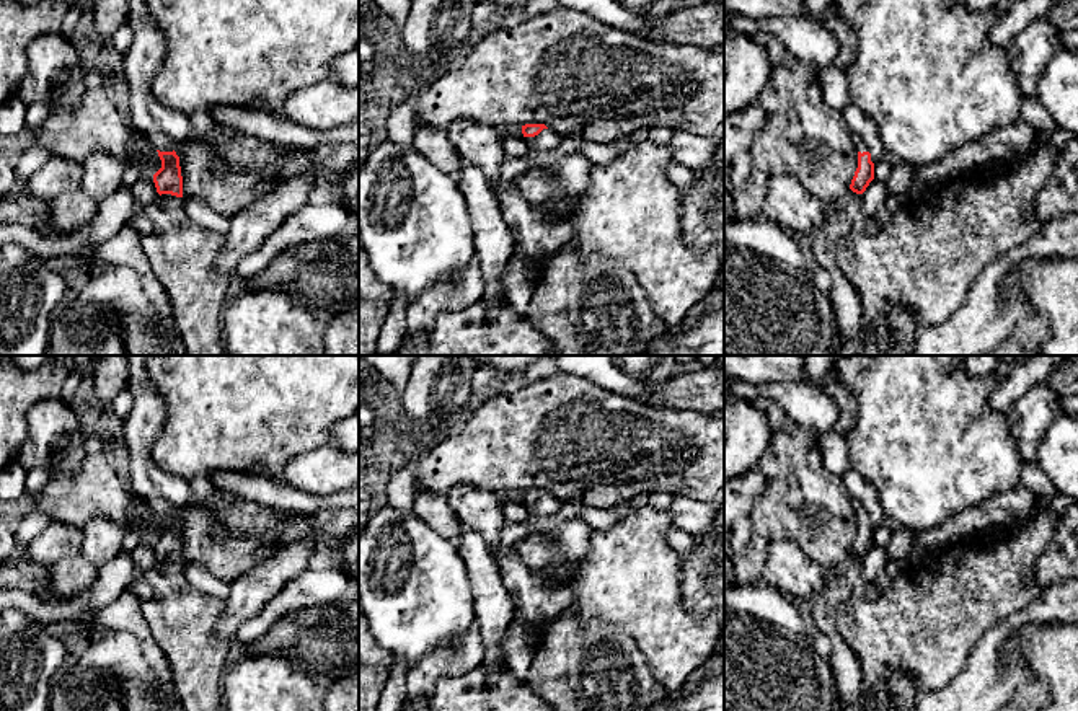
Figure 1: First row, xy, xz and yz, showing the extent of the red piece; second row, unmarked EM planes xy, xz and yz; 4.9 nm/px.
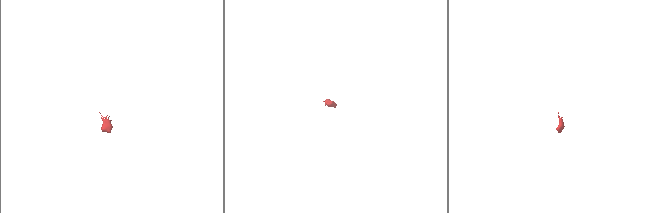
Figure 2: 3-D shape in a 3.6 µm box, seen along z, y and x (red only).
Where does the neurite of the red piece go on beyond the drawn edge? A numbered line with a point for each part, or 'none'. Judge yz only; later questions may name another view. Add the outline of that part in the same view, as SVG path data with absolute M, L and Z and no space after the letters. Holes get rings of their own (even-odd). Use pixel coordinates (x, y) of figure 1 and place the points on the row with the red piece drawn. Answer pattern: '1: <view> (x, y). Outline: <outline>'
1: yz (863, 128). Outline: M851 101L840 113L851 130L856 150L869 152L874 165L882 161L886 152L874 119Z
2: yz (847, 304). Outline: M846 191L832 207L827 209L827 219L814 232L812 254L830 279L827 292L835 311L838 329L838 346L853 339L863 321L861 297L850 280L843 276L837 263L840 240L851 230L853 222L863 214L861 194Z

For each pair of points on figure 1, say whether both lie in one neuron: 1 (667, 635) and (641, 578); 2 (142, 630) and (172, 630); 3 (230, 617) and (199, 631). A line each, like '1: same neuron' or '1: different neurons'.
1: same neuron
2: different neurons
3: different neurons

